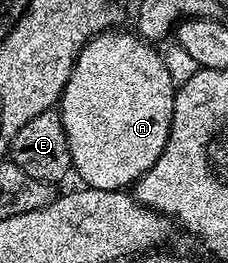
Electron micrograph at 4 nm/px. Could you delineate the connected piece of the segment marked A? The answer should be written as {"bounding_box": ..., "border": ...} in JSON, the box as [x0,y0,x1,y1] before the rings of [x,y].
{"bounding_box":[58,32,177,190],"border":[[[105,32],[97,34],[84,45],[80,55],[76,57],[76,67],[70,72],[70,80],[62,92],[58,103],[58,109],[62,116],[62,124],[66,128],[66,140],[70,144],[70,156],[72,157],[72,169],[78,175],[85,187],[93,190],[124,190],[131,187],[141,178],[148,169],[162,156],[162,148],[166,148],[166,140],[172,123],[172,100],[176,96],[177,87],[174,85],[170,72],[166,72],[166,64],[161,51],[155,45],[149,44],[135,33],[116,34],[120,32]]]}

